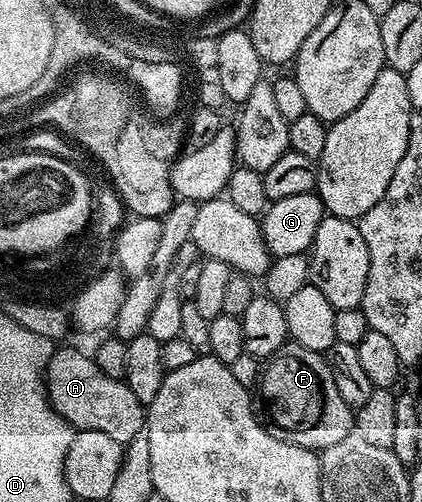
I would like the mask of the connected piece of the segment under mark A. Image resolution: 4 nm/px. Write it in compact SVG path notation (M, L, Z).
M55 349L46 365L46 394L50 397L50 406L75 431L95 430L112 436L120 443L130 442L135 436L143 433L146 425L147 407L136 400L132 388L121 378L104 376L96 368L89 353L81 354L78 350Z

